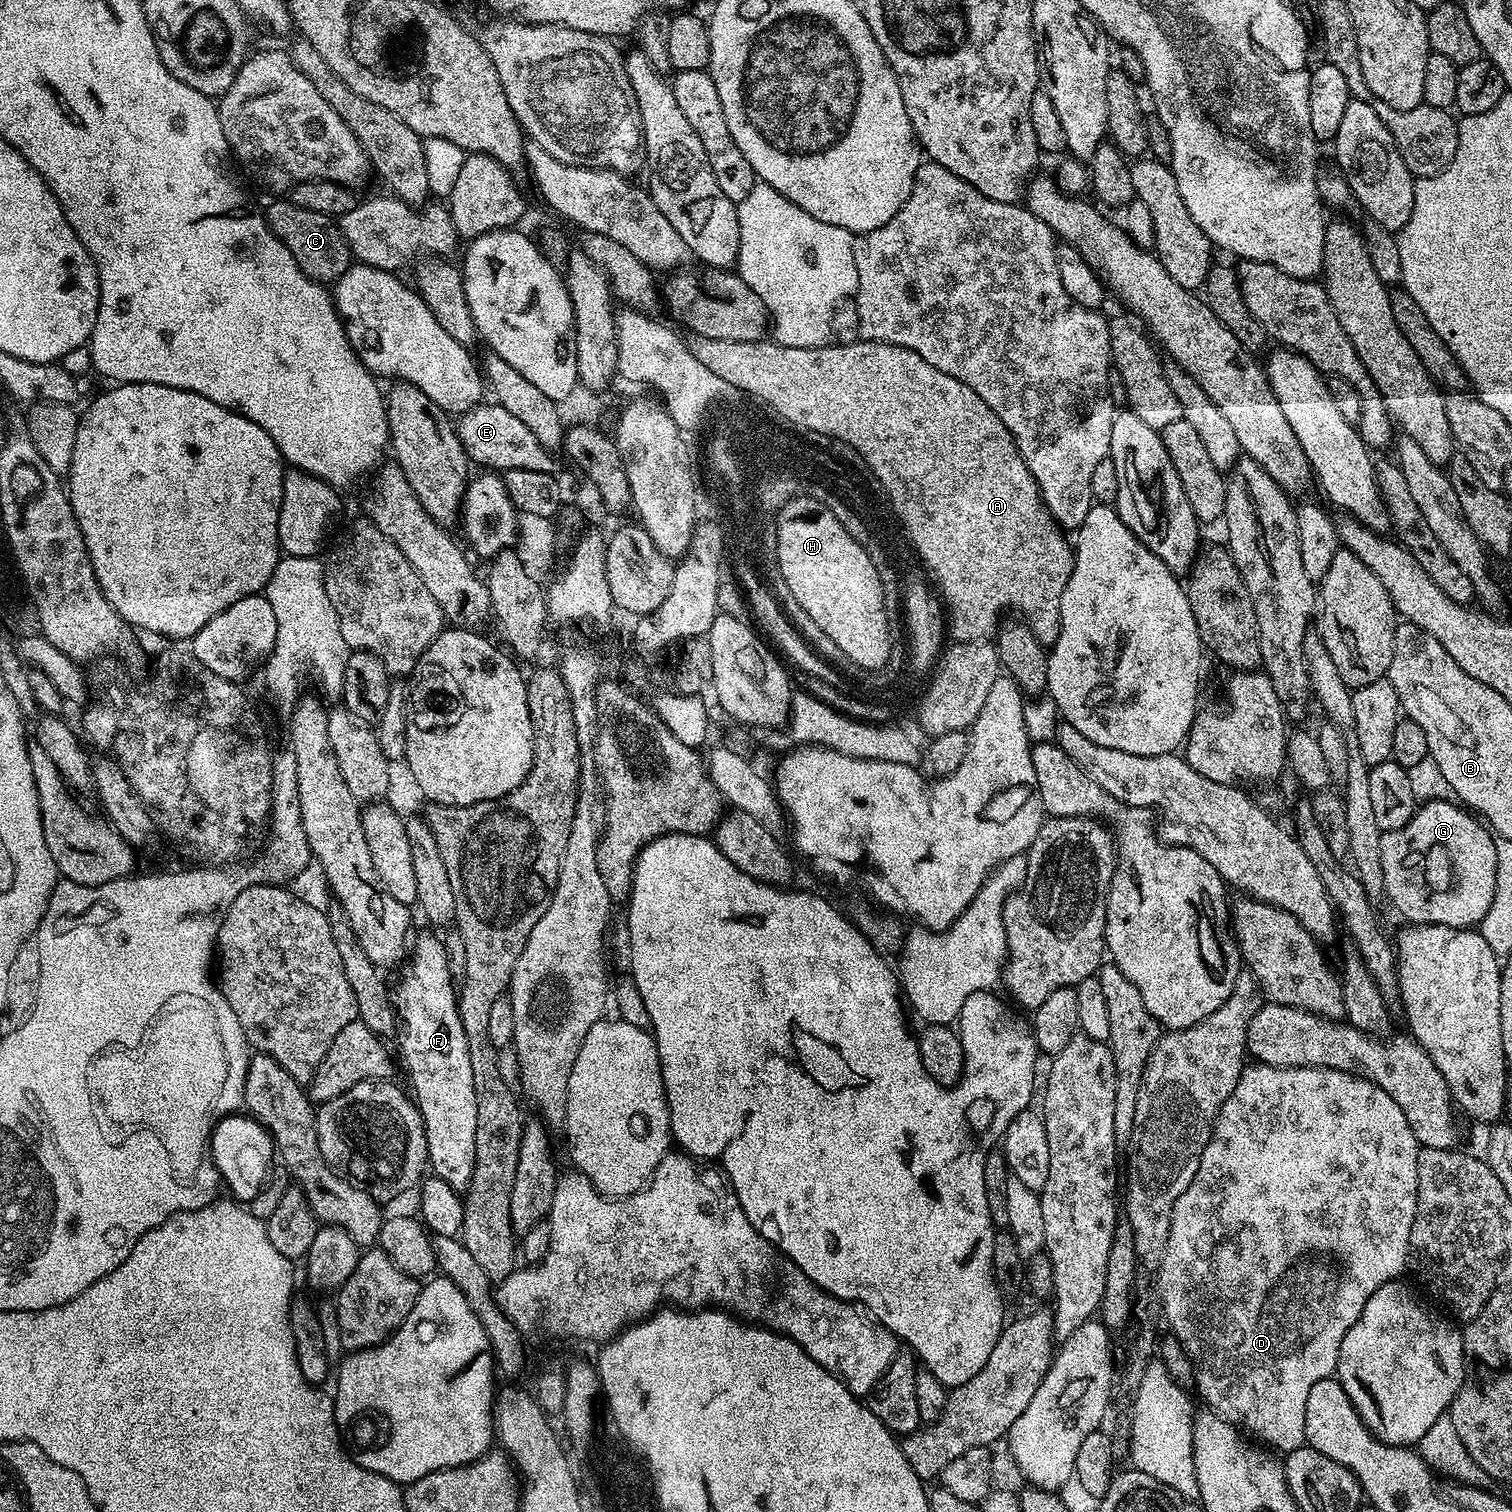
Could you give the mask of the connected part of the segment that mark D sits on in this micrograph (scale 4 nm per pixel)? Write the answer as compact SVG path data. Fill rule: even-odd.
M1260 1058L1256 1062L1240 1064L1236 1077L1234 1094L1226 1098L1219 1118L1208 1128L1208 1137L1196 1156L1194 1180L1188 1180L1190 1184L1184 1185L1186 1191L1171 1202L1166 1254L1158 1273L1160 1310L1166 1324L1168 1320L1172 1327L1171 1335L1192 1361L1196 1388L1208 1403L1205 1405L1221 1420L1239 1426L1257 1441L1265 1440L1269 1449L1287 1454L1305 1447L1306 1398L1310 1398L1314 1382L1322 1382L1335 1373L1338 1350L1342 1338L1346 1338L1346 1330L1358 1322L1358 1314L1362 1314L1366 1302L1370 1302L1370 1294L1374 1294L1378 1286L1403 1277L1404 1267L1409 1267L1410 1230L1418 1210L1416 1191L1421 1145L1410 1122L1406 1122L1406 1114L1402 1114L1402 1106L1398 1106L1386 1090L1374 1088L1369 1073L1361 1067L1336 1067L1336 1064L1324 1063L1277 1064Z

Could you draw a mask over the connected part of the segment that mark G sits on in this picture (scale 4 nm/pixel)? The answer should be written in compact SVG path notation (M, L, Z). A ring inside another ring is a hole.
M1451 799L1427 801L1417 807L1406 826L1384 833L1380 861L1384 874L1384 896L1405 916L1408 924L1475 929L1482 918L1486 918L1490 902L1494 902L1494 890L1498 882L1496 840L1493 833L1469 809Z

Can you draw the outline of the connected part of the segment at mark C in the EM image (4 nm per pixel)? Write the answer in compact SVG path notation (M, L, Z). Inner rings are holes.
M276 198L266 208L268 228L280 239L282 246L294 254L294 262L302 270L302 274L311 280L318 280L328 286L339 280L346 270L352 267L354 259L347 246L346 238L340 232L340 225L333 217L318 214L318 210L302 210L302 206L294 206L291 199Z

